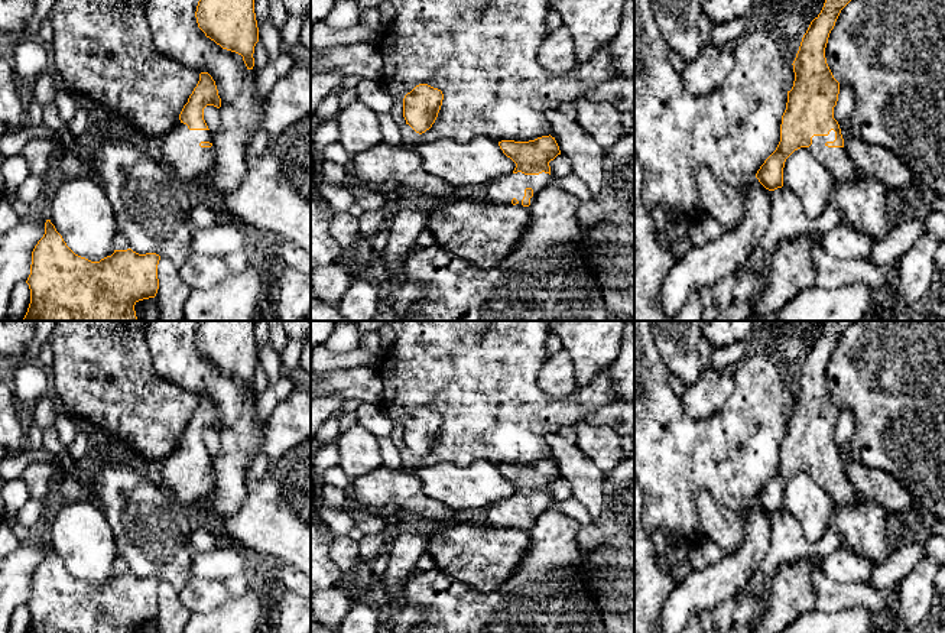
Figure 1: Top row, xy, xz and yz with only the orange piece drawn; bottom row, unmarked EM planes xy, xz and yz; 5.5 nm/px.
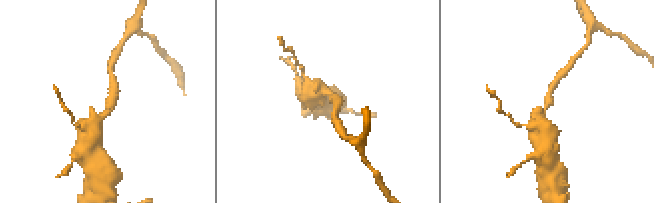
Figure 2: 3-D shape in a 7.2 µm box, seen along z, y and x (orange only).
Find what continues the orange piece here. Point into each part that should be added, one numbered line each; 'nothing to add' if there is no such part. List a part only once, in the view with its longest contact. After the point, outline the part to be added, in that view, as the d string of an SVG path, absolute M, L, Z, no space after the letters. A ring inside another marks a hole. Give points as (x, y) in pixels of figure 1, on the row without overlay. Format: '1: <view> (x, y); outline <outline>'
1: yz (837, 484); outline M835 455L828 460L814 460L808 475L819 484L832 499L834 506L857 503L861 494L854 488L845 471L828 471L827 465L835 464Z

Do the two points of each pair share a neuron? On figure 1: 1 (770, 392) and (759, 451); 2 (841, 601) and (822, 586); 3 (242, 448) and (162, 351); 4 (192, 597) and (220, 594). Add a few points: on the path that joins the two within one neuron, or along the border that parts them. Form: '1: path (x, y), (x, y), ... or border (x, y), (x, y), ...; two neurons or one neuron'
1: path (762, 406), (759, 437); one neuron
2: path (837, 597), (827, 590); one neuron
3: path (239, 421), (237, 414), (190, 370); one neuron
4: path (200, 596), (213, 594); one neuron

